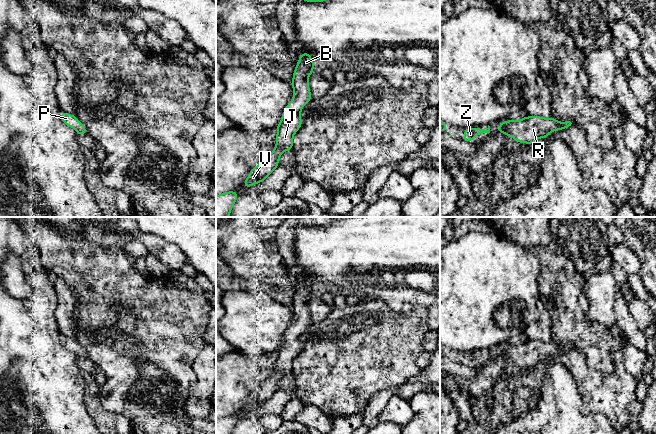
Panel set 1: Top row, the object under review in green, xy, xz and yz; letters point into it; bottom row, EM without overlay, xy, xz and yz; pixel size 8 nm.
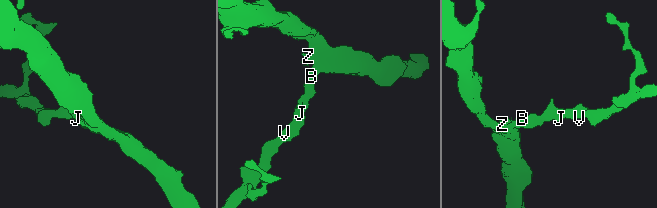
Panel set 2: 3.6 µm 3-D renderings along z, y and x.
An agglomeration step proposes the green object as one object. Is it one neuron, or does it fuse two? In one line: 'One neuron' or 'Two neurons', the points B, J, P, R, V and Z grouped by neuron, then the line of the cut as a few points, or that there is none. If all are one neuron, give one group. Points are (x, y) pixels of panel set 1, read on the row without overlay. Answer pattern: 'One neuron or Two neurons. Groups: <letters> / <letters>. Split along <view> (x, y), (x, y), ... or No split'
One neuron. Groups: B J P R V Z. No split

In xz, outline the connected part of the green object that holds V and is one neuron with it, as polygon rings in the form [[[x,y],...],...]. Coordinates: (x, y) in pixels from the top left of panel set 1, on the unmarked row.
[[[305,275],[299,280],[299,285],[293,296],[292,310],[293,321],[286,330],[283,340],[277,349],[276,370],[258,390],[253,391],[247,403],[242,408],[250,413],[256,407],[265,403],[278,391],[280,380],[284,375],[293,372],[293,360],[302,350],[300,337],[303,330],[312,324],[308,302],[314,294],[314,284]]]

